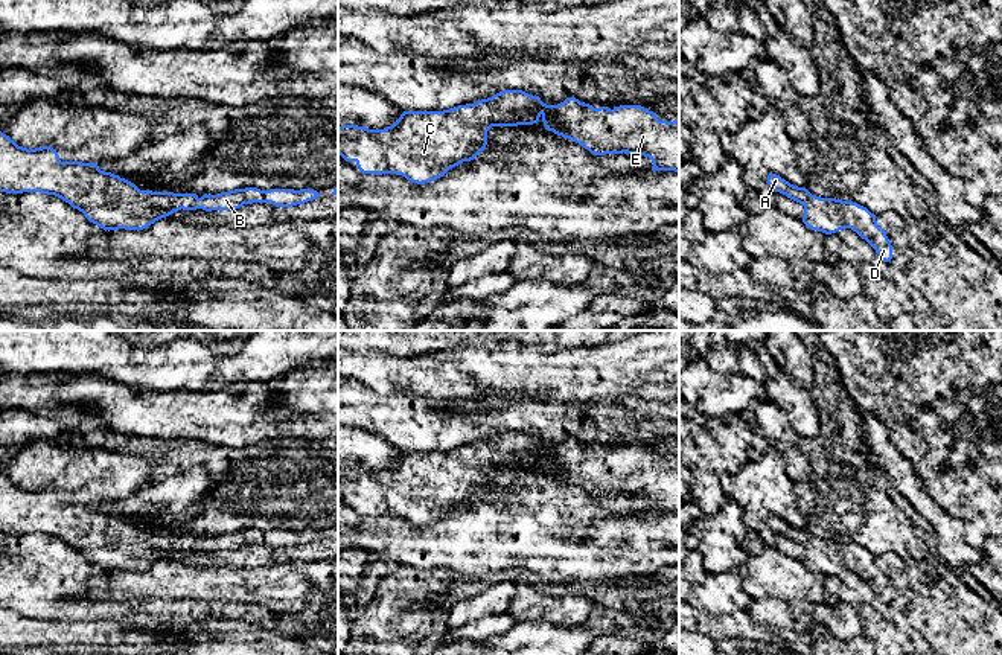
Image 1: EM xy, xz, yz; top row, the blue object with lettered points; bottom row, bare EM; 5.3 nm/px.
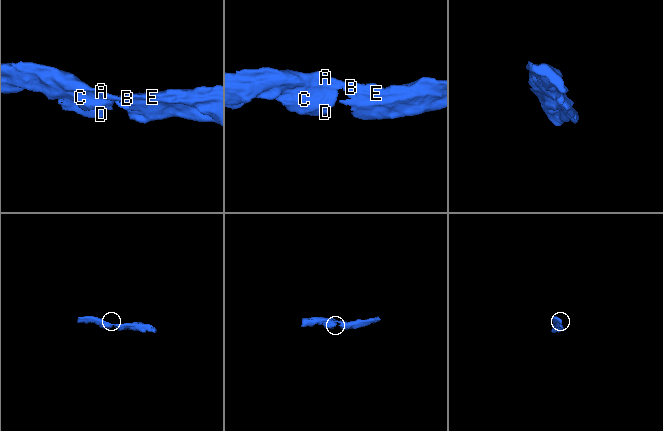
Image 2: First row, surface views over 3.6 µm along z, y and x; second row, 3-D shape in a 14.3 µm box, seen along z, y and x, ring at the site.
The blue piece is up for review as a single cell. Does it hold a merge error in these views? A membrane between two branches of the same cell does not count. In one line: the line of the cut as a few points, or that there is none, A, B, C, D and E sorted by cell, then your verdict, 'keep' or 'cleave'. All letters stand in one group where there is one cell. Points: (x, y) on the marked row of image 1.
no cut; A B C D E; keep

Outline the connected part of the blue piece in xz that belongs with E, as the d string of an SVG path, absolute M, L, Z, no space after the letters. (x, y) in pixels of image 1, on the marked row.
M503 90L492 97L443 111L404 111L384 129L343 125L338 128L338 154L346 161L355 161L362 174L396 174L423 184L440 178L463 161L474 160L484 151L492 126L533 125L539 120L545 129L582 145L594 155L640 154L652 160L652 171L679 172L679 120L659 120L656 113L641 105L594 108L576 97L547 105L539 96L522 90Z

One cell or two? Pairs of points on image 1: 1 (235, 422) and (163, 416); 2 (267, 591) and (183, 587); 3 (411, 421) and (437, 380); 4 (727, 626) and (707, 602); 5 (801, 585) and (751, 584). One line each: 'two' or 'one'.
1: one
2: one
3: two
4: two
5: one

